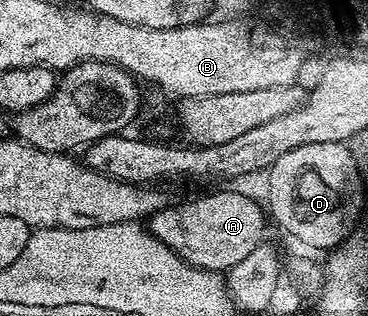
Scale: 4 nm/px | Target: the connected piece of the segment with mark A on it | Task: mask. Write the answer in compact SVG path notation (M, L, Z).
M221 189L218 193L185 201L182 205L166 205L148 218L147 228L155 235L155 239L162 241L189 265L224 274L246 255L251 255L257 245L262 244L264 221L267 219L262 206L260 209L247 194L236 193L233 189Z

